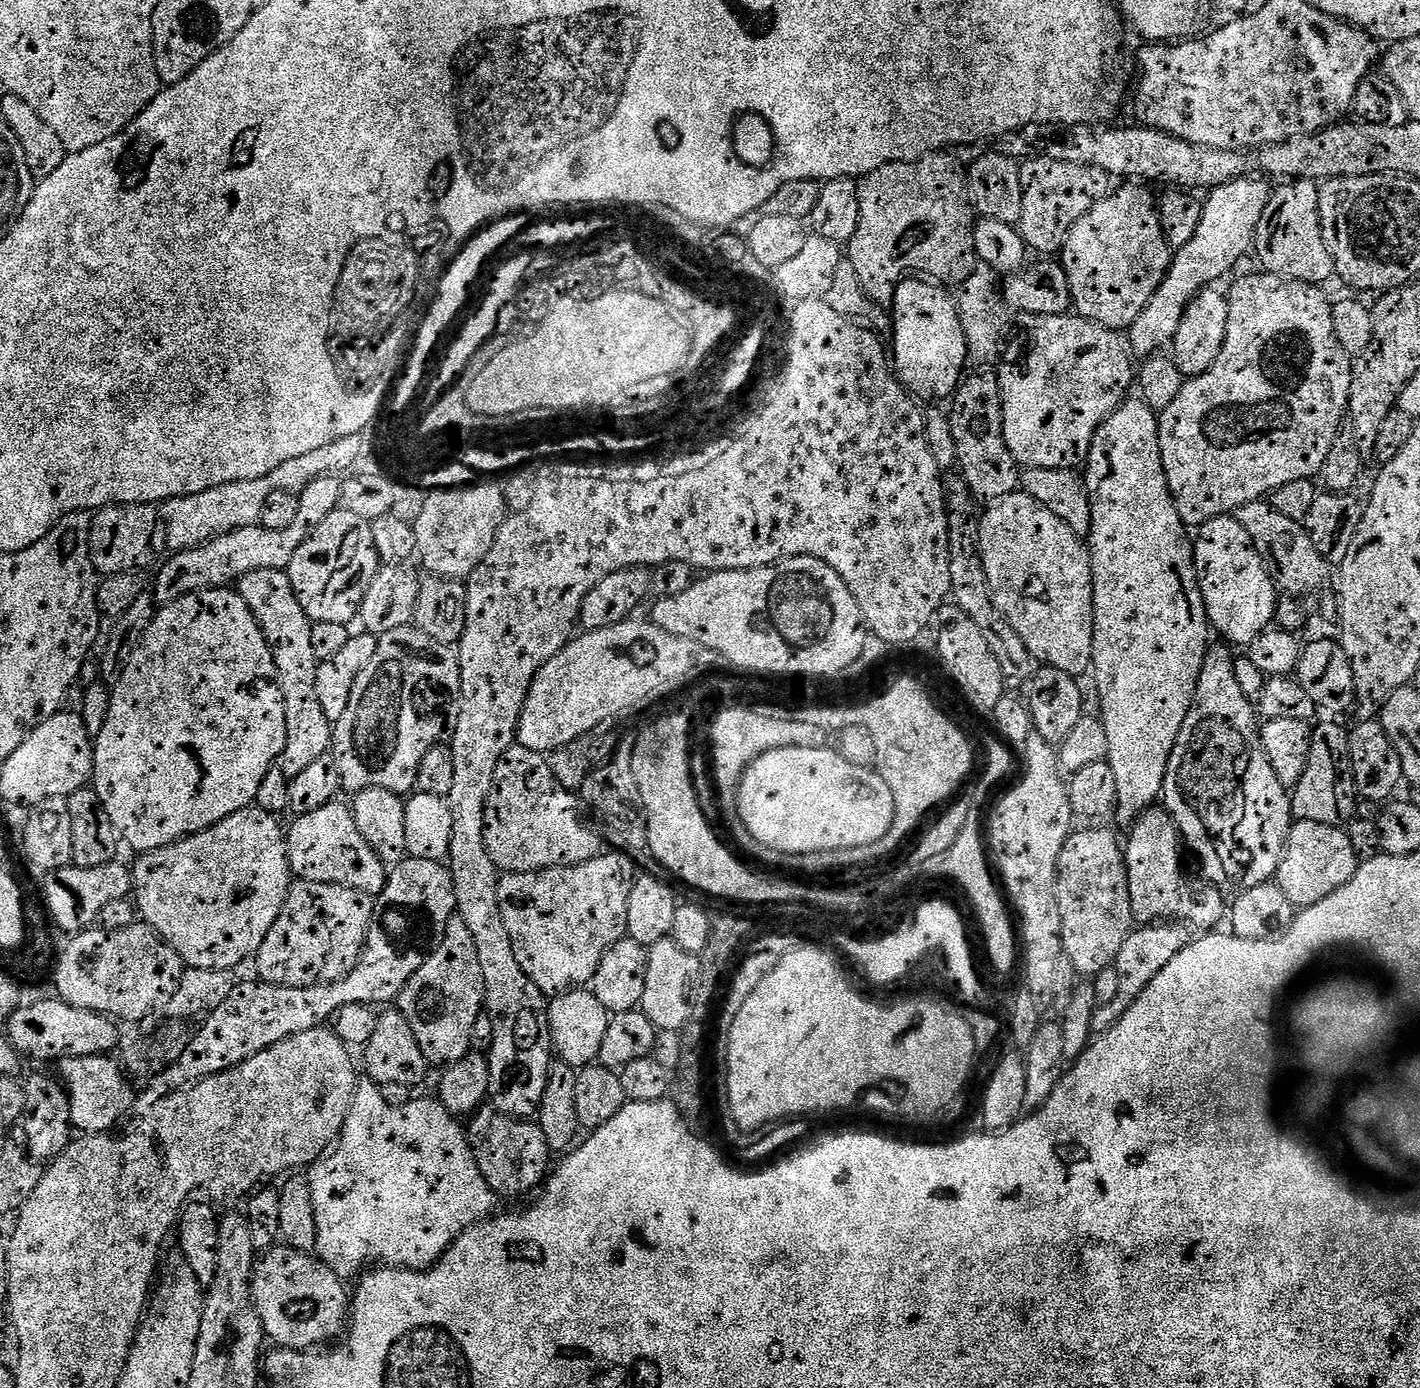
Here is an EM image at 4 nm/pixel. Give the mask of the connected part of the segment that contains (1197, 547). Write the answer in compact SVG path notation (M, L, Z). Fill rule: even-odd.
M1235 515L1216 516L1195 529L1194 555L1209 625L1215 631L1217 628L1229 640L1229 645L1247 646L1254 642L1254 638L1266 631L1277 615L1278 589L1250 534L1242 530Z

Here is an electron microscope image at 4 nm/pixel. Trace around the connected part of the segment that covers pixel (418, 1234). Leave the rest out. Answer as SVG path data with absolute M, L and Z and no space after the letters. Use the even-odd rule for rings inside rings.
M372 1082L368 1084L361 1083L356 1089L356 1094L352 1098L352 1109L348 1111L348 1117L344 1123L344 1130L338 1137L338 1143L323 1158L311 1165L310 1171L307 1173L308 1185L312 1190L314 1198L314 1222L318 1238L316 1242L315 1255L329 1269L336 1269L340 1276L346 1276L348 1270L354 1270L354 1256L350 1254L374 1254L370 1246L374 1246L376 1242L376 1250L378 1250L378 1242L384 1242L384 1250L388 1248L398 1249L398 1260L400 1263L415 1264L417 1266L428 1265L429 1261L436 1257L436 1253L444 1248L448 1240L455 1236L455 1232L459 1232L460 1228L464 1228L470 1224L483 1222L493 1215L492 1207L498 1203L496 1191L486 1182L486 1178L482 1176L482 1170L478 1168L478 1162L474 1158L472 1148L468 1145L468 1137L465 1129L462 1127L461 1121L457 1117L451 1116L444 1109L444 1105L439 1099L432 1100L412 1100L409 1104L404 1104L399 1108L396 1104L387 1104L384 1096ZM396 1238L398 1246L392 1246L392 1240Z

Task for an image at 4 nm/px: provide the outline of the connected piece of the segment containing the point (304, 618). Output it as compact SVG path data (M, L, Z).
M259 568L256 572L243 573L239 584L238 591L256 617L256 622L272 650L278 682L308 682L310 678L316 678L318 649L312 641L314 624L302 610L296 592L288 580L287 571Z

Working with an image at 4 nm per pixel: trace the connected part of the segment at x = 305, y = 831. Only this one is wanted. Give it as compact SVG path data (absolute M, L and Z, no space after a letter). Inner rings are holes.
M331 802L293 819L292 829L286 832L288 842L288 864L293 877L322 882L323 884L345 884L357 888L373 898L379 897L386 883L386 865L376 857L376 852L362 838L347 803Z

